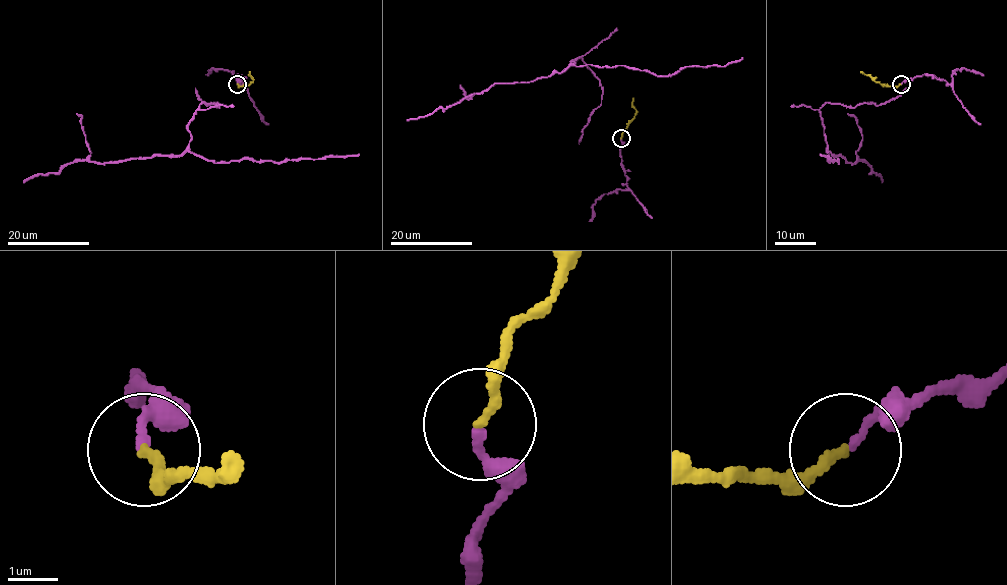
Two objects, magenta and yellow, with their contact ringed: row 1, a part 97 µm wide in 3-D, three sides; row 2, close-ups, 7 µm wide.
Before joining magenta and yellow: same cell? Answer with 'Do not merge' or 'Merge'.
Merge

